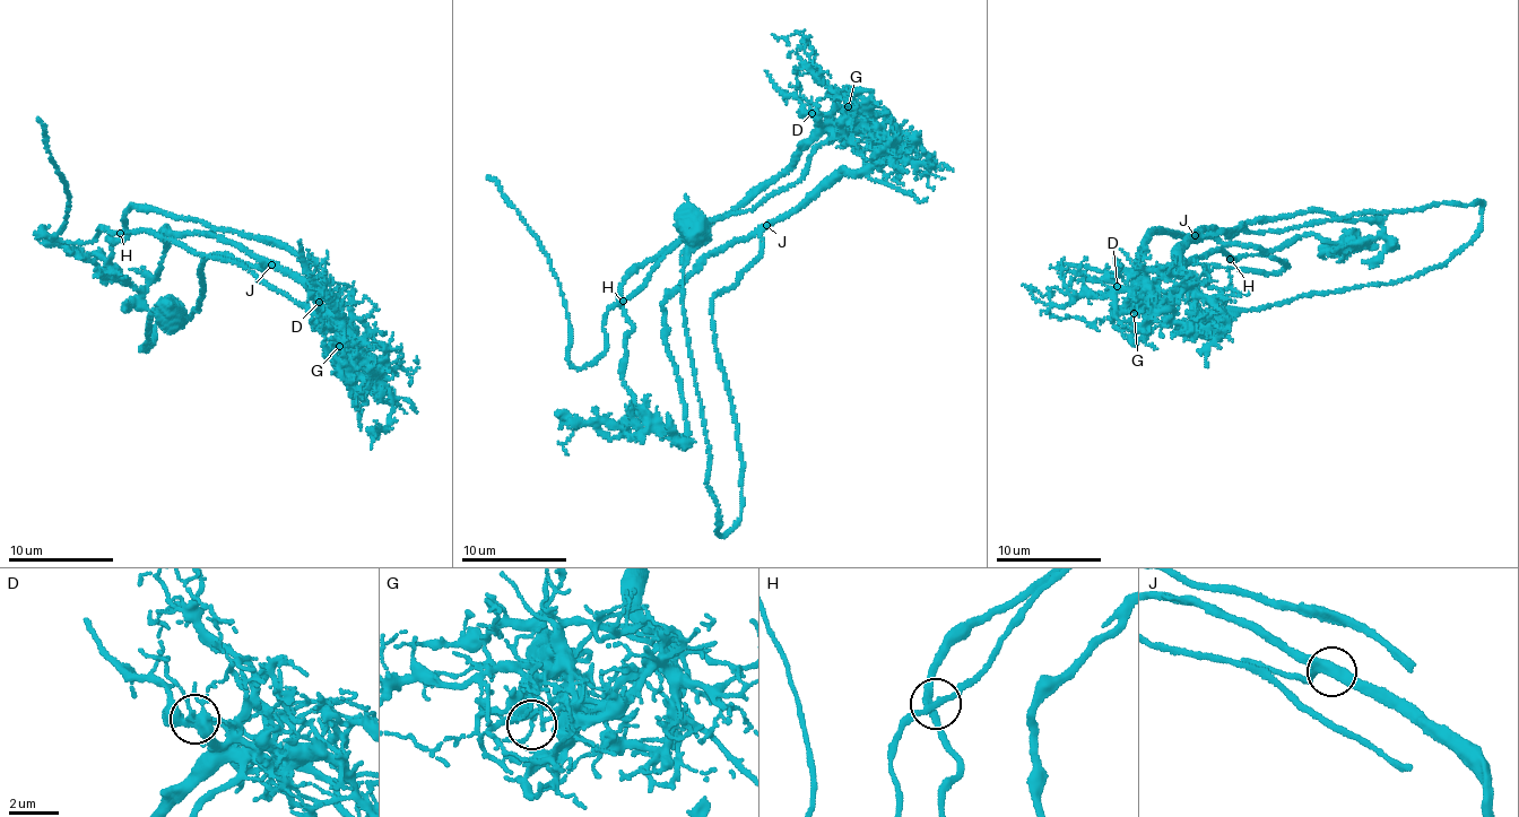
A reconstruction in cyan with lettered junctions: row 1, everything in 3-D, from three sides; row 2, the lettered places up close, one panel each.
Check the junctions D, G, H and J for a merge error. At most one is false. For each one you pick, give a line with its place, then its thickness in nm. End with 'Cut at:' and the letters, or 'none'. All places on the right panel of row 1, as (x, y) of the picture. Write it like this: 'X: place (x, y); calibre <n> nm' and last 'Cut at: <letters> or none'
G: place (1134, 313); calibre 80 nm
Cut at: G

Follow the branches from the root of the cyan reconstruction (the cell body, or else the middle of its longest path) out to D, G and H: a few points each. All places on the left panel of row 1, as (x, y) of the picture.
D: (174, 319), (150, 313), (140, 351), (197, 309), (215, 254), (321, 295), (348, 340), (333, 296), (319, 302)
G: (174, 319), (150, 313), (140, 351), (197, 309), (200, 266), (220, 254), (321, 295), (356, 330), (338, 347)
H: (174, 319), (150, 313), (140, 351), (220, 254), (356, 330), (120, 233)

